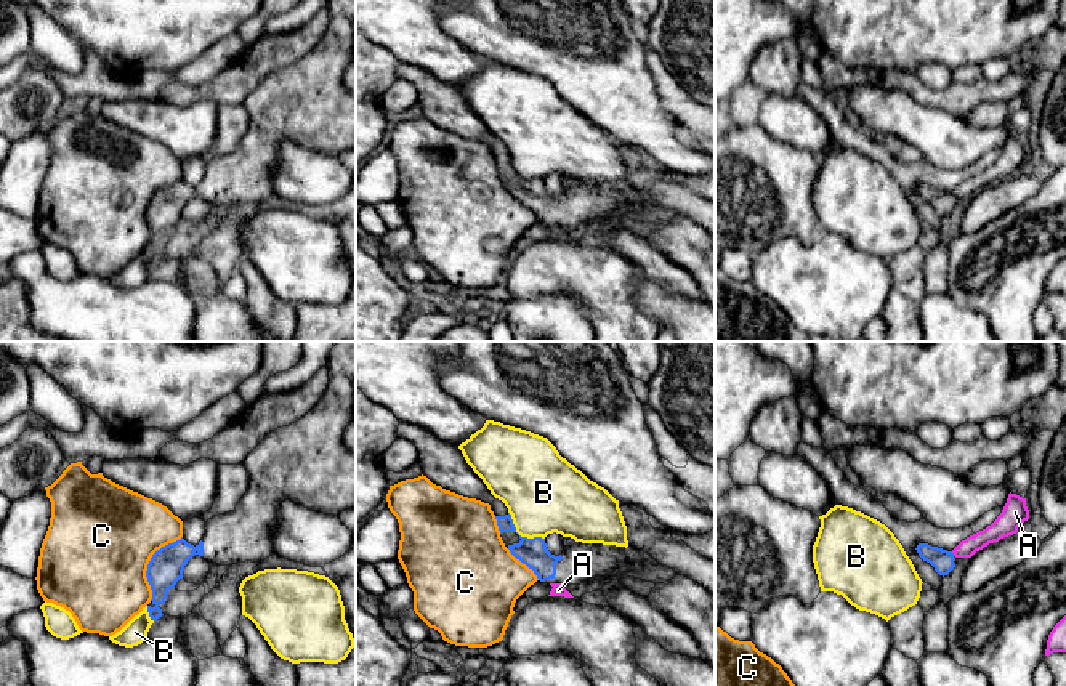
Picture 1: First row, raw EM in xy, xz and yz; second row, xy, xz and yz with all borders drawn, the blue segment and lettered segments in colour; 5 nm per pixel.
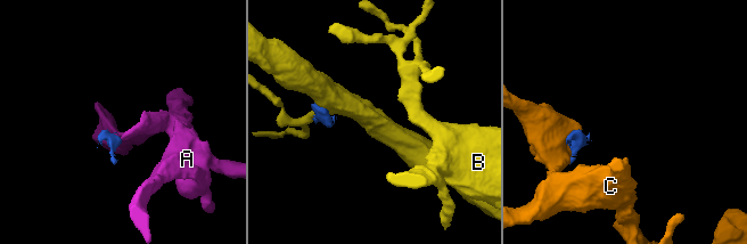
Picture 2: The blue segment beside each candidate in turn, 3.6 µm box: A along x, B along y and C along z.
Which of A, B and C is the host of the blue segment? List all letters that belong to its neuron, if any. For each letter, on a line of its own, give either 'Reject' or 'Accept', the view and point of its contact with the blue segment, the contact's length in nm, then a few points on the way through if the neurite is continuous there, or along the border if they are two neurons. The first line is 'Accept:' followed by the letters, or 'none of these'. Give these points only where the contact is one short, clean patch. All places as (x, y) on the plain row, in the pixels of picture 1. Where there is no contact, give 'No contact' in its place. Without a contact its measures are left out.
Accept: none of these
A: Reject. Touches blue at yz (952, 194). Shared border 30 nm. Boundary: yz (951, 193), (954, 196)
B: Reject. Touches blue at xz (520, 177). Shared border 240 nm
C: Reject. Touches blue at xy (149, 204). Shared border 360 nm

